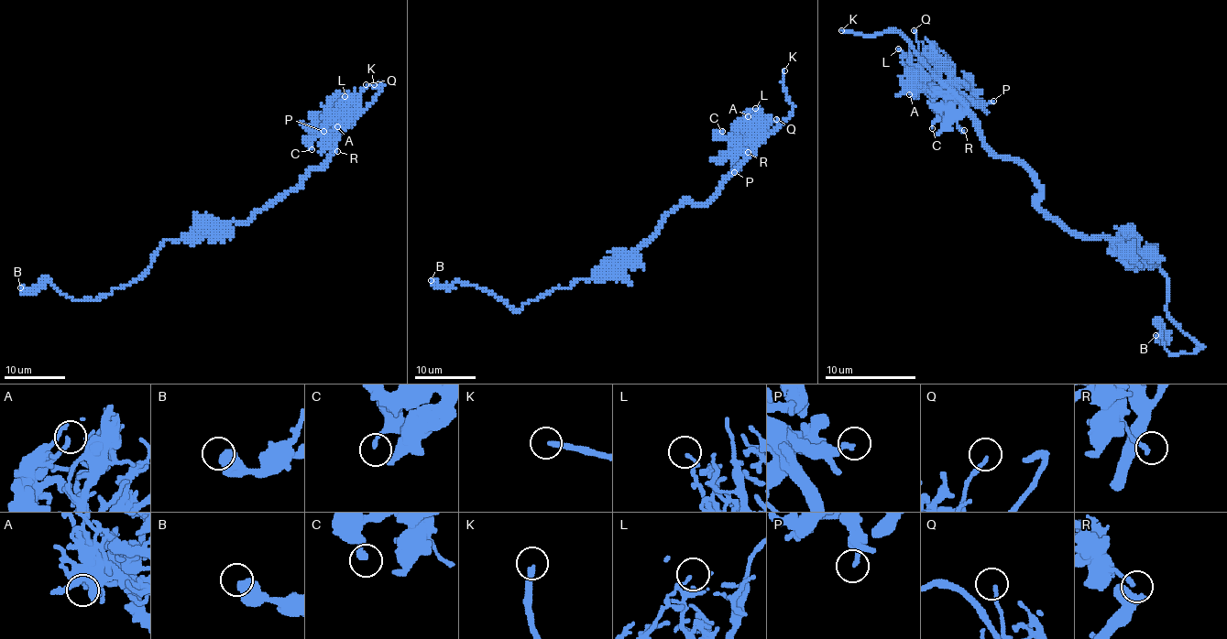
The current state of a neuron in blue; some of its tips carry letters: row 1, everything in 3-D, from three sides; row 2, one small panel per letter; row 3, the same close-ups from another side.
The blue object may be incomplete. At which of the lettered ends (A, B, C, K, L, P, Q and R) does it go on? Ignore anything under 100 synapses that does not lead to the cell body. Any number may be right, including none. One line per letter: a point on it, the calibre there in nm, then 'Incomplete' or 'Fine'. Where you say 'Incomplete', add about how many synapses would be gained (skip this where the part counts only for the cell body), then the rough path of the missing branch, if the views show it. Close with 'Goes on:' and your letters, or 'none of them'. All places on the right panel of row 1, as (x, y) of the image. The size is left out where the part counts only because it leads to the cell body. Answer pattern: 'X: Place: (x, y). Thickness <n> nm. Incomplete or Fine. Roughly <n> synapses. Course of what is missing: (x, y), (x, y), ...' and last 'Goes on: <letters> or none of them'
A: Place: (909, 94). Thickness 150 nm. Fine
B: Place: (1155, 335). Thickness 550 nm. Fine
C: Place: (932, 128). Thickness 200 nm. Fine
K: Place: (841, 30). Thickness 240 nm. Incomplete
L: Place: (898, 48). Thickness 110 nm. Fine
P: Place: (993, 101). Thickness 260 nm. Fine
Q: Place: (914, 30). Thickness 170 nm. Fine
R: Place: (964, 130). Thickness 190 nm. Fine
Goes on: K

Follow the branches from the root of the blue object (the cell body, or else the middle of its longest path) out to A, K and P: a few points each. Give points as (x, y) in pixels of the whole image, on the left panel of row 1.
A: (235, 222), (249, 221), (317, 169), (331, 151), (333, 122), (328, 121), (337, 126)
K: (235, 222), (249, 221), (321, 166), (339, 135), (383, 86), (374, 87), (374, 84)
P: (235, 222), (249, 221), (259, 210), (278, 200), (328, 158), (333, 142), (323, 131)

